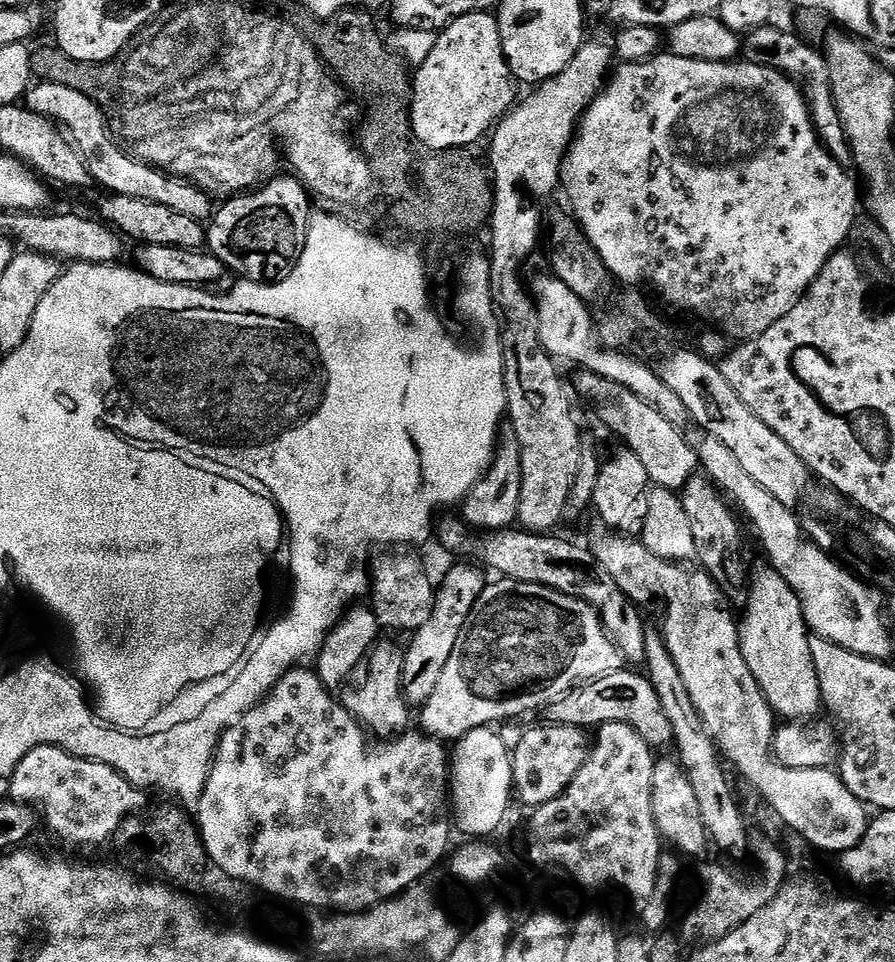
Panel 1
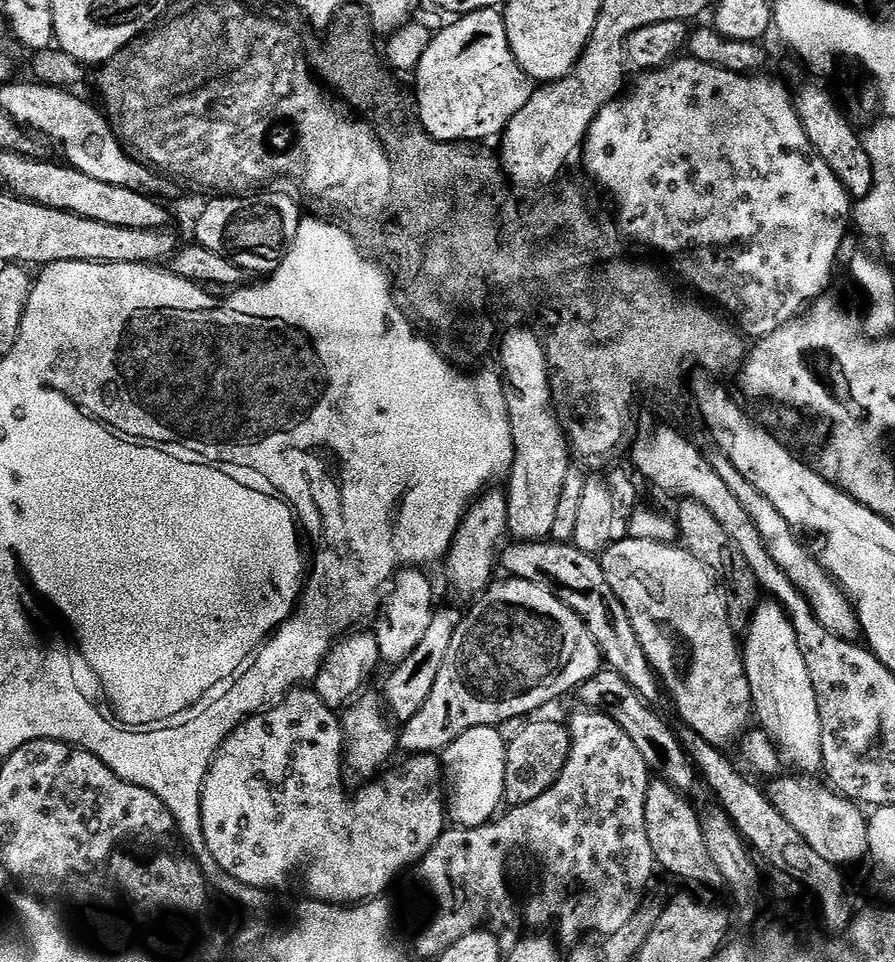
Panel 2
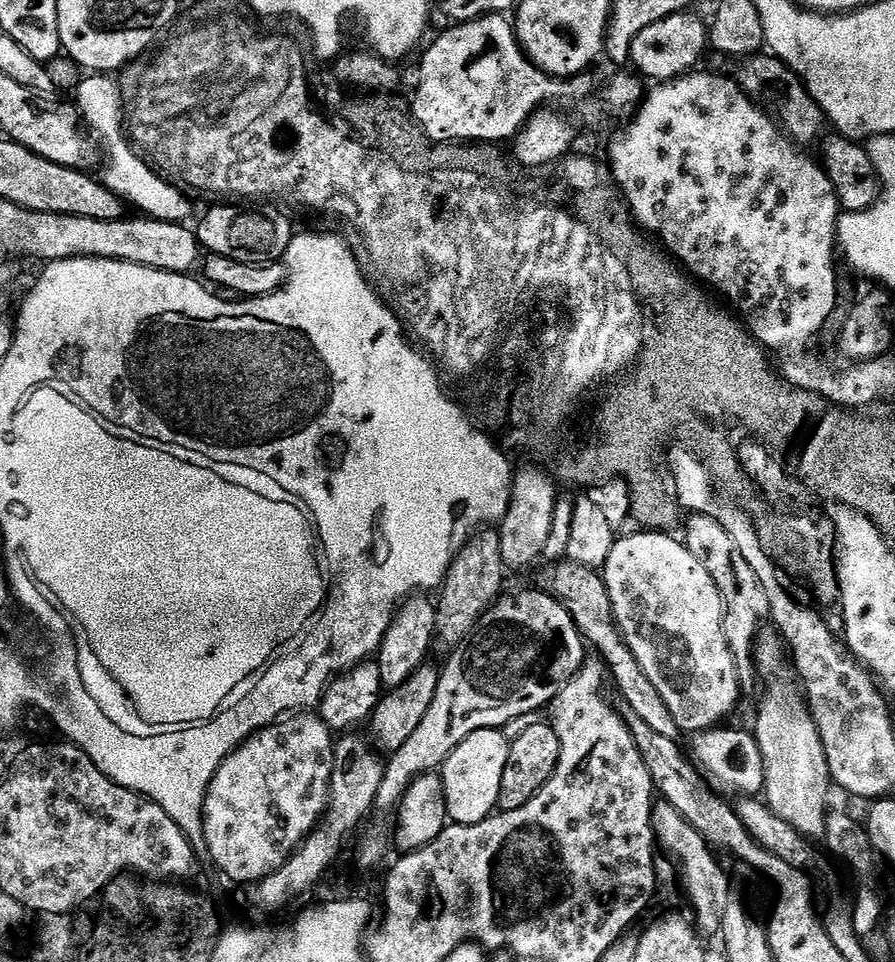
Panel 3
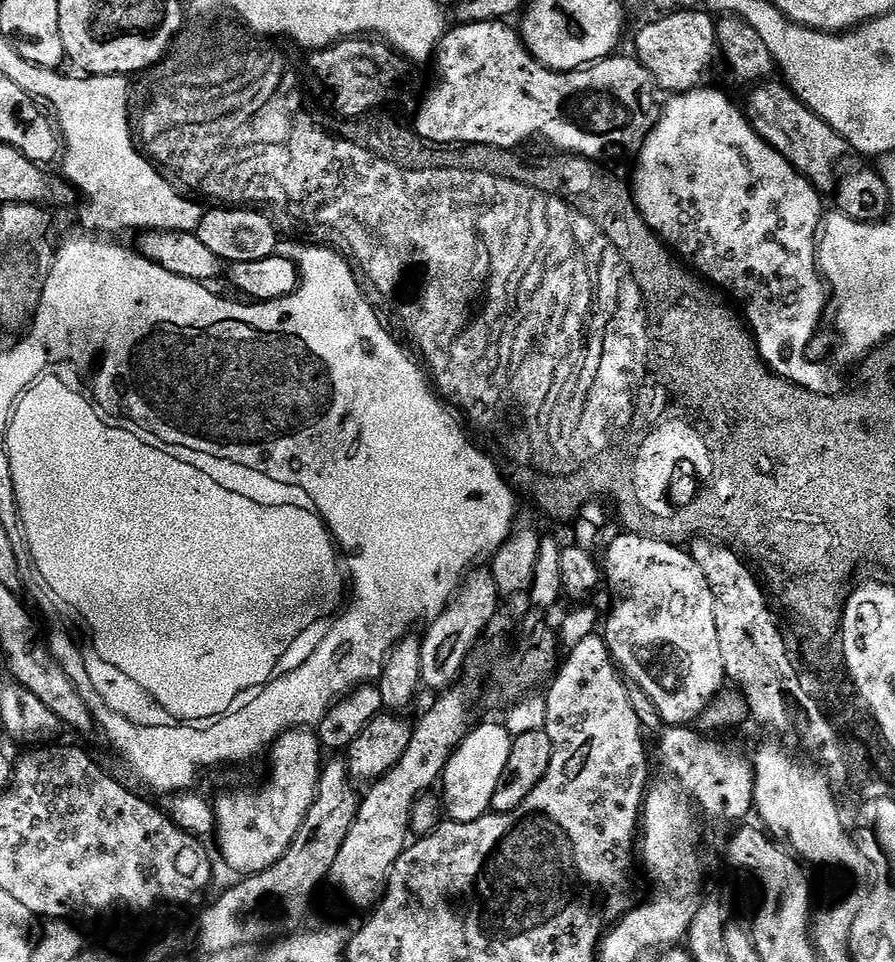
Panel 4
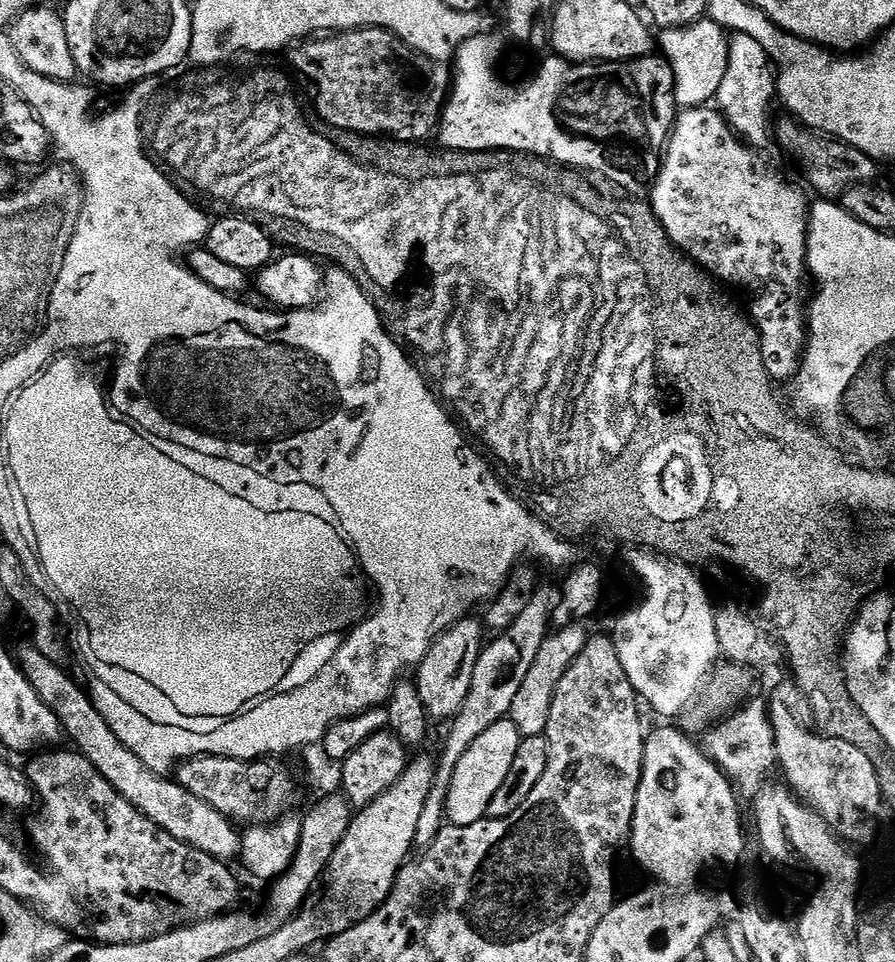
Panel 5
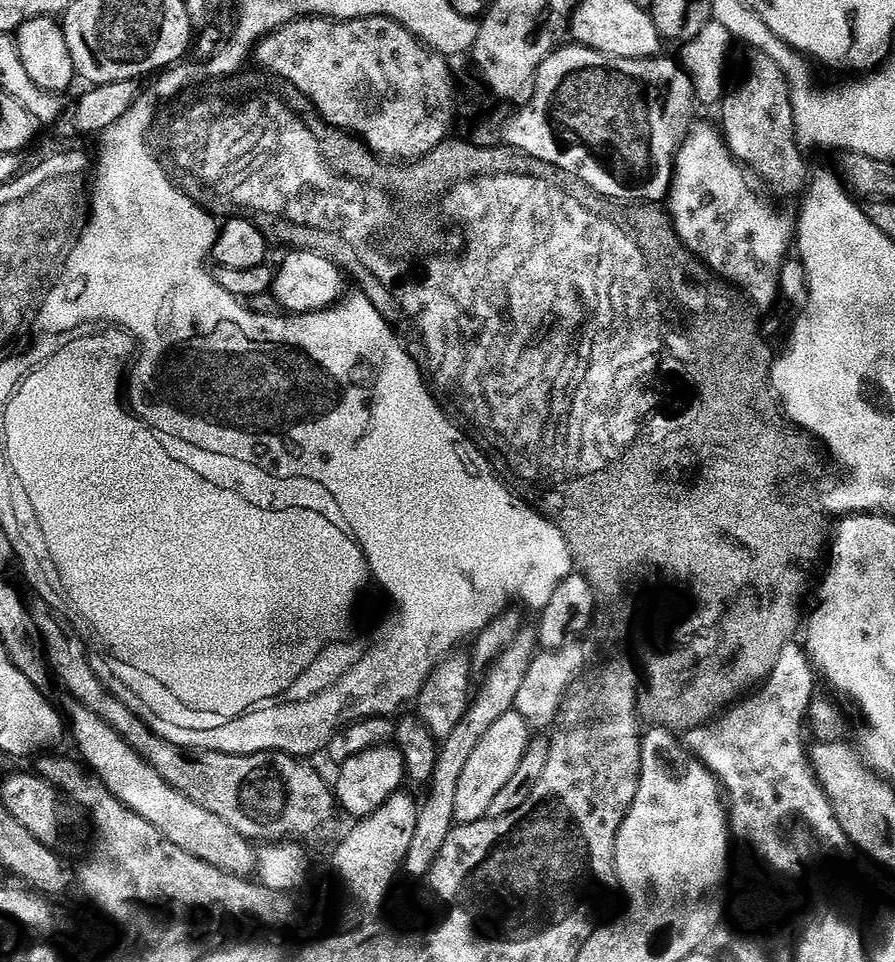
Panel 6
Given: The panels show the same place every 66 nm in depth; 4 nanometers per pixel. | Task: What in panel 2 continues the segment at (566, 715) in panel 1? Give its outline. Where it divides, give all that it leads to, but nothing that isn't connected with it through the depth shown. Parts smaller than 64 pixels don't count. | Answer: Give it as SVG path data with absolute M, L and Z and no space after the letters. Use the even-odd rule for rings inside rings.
M601 670L580 685L578 695L585 709L606 714L614 722L618 722L622 730L626 730L634 746L638 746L638 754L642 754L649 773L665 780L680 793L691 794L695 790L698 774L684 751L684 746L680 744L677 733L668 729L667 724L656 713L657 709L645 704L644 699L632 689L630 682L626 682L614 671Z

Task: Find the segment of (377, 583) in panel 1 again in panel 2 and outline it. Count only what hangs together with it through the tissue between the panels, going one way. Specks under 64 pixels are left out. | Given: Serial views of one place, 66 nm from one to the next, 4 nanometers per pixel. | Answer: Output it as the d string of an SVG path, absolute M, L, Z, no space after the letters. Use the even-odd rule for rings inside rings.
M420 570L401 571L383 597L382 611L375 621L377 624L376 628L374 627L374 635L380 647L380 659L385 665L395 666L406 662L406 658L410 658L410 654L418 650L422 638L426 638L434 603L432 604L432 584L424 574Z

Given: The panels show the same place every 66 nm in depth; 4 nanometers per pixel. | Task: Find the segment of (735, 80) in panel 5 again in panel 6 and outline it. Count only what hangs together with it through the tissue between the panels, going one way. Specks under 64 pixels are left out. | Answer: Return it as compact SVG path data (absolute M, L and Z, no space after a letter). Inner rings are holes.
M749 51L747 55L748 73L744 81L733 92L731 89L719 105L719 127L732 156L749 173L757 172L780 196L799 197L809 183L810 171L804 165L802 149L796 143L788 83L782 70L774 66L766 54Z

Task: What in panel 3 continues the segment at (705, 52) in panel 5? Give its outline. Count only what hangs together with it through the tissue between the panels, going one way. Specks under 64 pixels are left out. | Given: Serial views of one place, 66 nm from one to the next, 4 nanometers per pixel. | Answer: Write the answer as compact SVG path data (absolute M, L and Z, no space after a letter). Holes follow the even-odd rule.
M685 10L670 18L662 18L662 22L654 22L654 26L646 26L634 38L634 46L630 57L631 63L636 63L635 71L641 77L652 82L676 80L686 76L697 67L696 64L704 56L704 51L710 48L710 28L692 13Z

